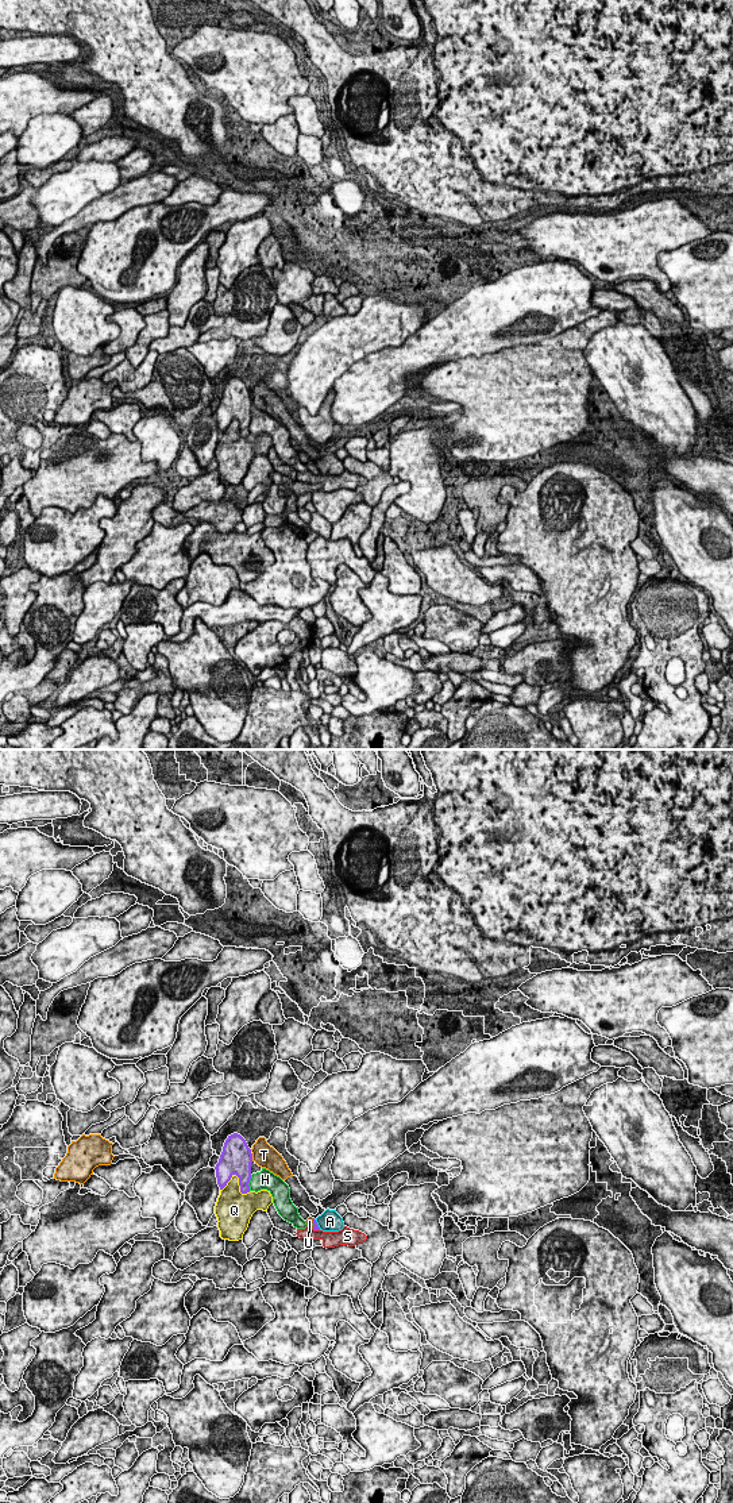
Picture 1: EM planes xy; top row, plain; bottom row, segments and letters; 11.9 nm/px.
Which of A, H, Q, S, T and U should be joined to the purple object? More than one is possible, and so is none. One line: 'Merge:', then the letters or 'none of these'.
Merge: U

